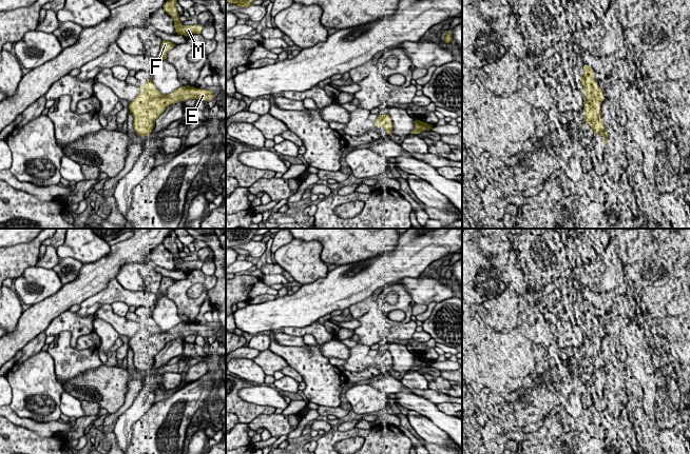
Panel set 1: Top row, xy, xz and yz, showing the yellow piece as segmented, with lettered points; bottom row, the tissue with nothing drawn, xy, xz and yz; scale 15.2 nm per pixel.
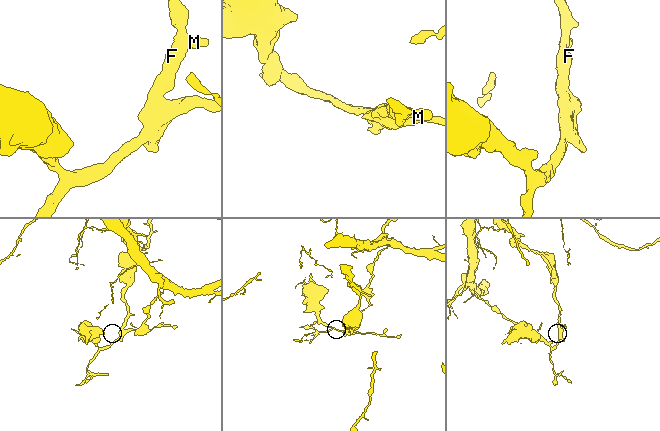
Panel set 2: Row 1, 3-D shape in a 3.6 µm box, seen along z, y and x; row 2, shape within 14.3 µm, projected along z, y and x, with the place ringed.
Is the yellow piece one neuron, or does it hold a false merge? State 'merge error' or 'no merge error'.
no merge error

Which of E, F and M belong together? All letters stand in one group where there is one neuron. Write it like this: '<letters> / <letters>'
E F M

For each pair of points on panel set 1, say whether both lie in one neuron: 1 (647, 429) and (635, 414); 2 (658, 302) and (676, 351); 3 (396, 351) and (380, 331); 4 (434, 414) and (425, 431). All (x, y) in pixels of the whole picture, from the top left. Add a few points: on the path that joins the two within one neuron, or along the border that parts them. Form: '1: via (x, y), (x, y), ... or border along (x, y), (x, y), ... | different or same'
1: via (644, 426), (637, 417) | same
2: border along (667, 340), (678, 342) | different
3: border along (397, 338), (388, 339) | different
4: border along (408, 409), (426, 416), (449, 436) | different

